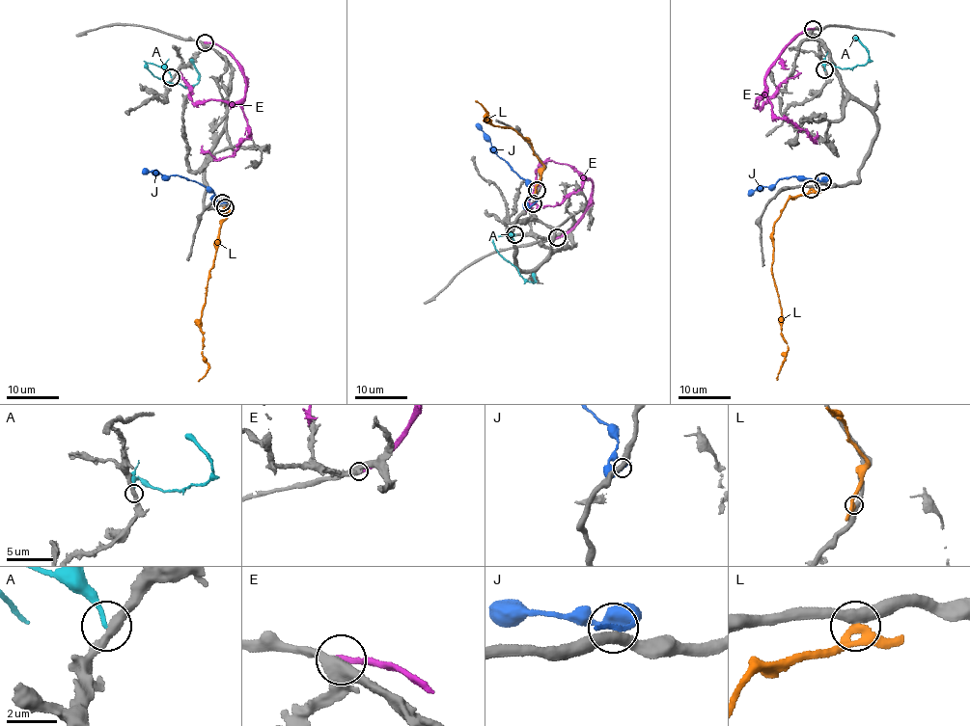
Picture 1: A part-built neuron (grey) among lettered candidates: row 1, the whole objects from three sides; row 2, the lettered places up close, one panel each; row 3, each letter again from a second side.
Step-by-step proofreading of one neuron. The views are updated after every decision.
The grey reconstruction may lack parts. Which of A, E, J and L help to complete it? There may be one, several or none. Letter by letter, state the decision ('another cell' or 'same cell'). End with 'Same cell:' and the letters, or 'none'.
A: another cell
E: another cell
J: another cell
L: another cell
Same cell: none

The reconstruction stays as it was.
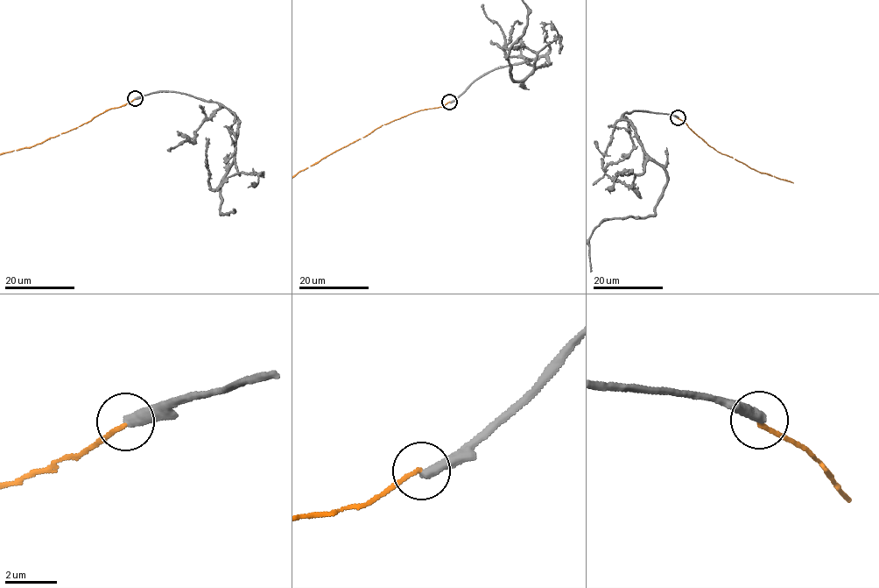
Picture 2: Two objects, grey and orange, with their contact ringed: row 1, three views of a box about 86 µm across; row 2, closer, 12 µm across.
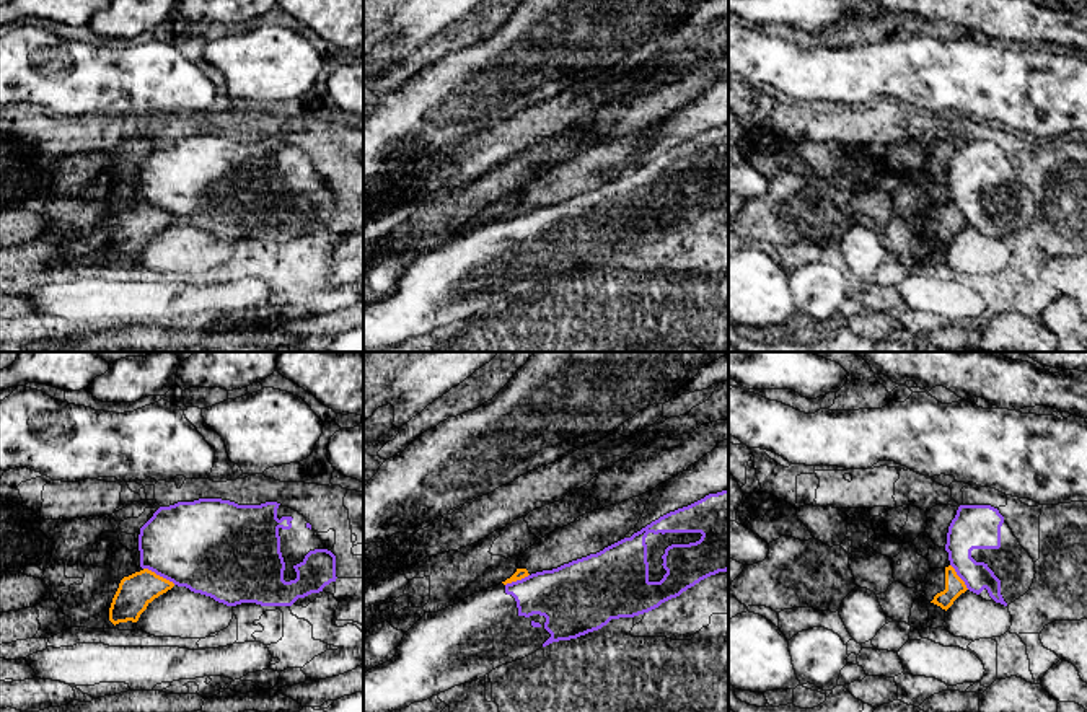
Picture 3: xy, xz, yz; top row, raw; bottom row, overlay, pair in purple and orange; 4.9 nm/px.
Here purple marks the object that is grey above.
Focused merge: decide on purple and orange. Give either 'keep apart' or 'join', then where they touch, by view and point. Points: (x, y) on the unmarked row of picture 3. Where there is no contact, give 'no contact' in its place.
keep apart | xy (160, 210)

